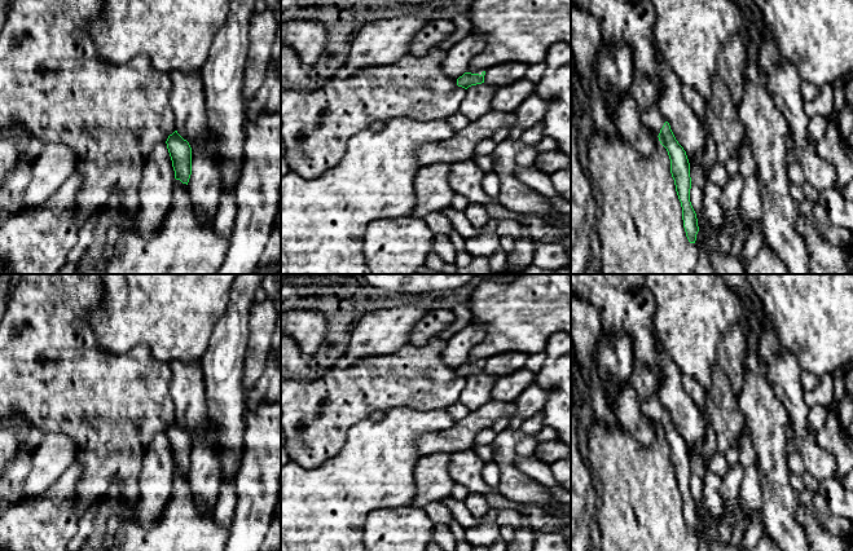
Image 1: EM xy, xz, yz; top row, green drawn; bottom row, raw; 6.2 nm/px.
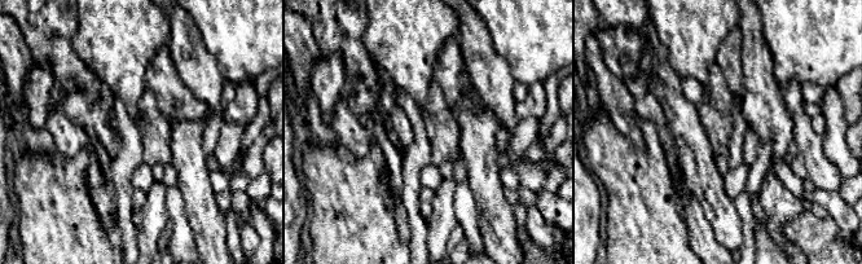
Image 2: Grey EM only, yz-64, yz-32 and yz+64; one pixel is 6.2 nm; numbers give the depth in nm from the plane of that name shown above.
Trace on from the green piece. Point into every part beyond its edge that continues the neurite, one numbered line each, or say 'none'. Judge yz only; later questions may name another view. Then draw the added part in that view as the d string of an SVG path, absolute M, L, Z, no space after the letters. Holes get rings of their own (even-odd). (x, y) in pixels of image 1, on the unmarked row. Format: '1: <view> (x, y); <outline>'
1: yz (653, 408); M651 396L647 400L639 401L642 413L656 426L667 411L659 398L659 396Z

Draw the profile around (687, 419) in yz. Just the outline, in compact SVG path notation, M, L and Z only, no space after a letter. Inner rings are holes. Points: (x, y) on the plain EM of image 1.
M656 341L658 362L663 374L659 398L678 433L686 441L690 457L705 435L705 420L682 385L682 373L659 341Z

